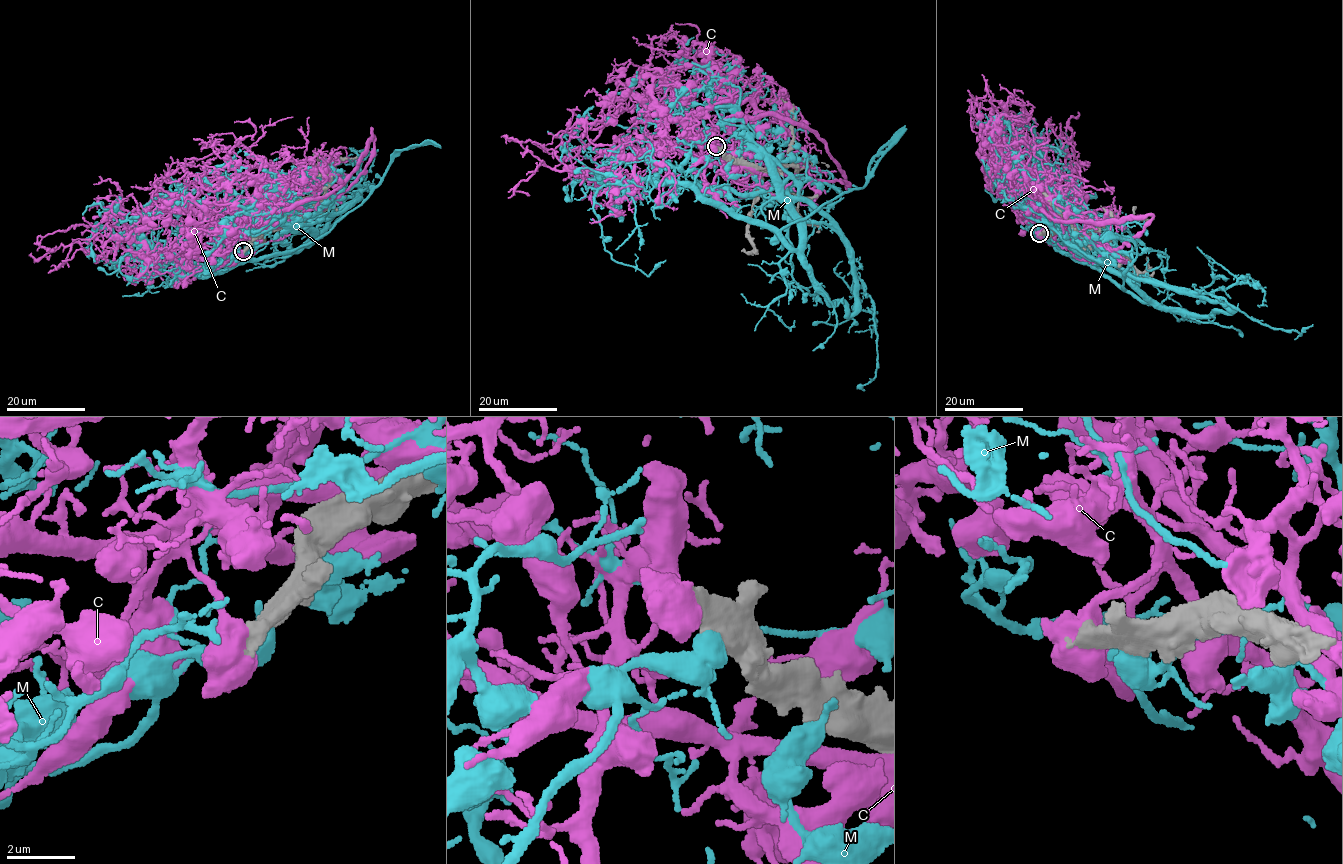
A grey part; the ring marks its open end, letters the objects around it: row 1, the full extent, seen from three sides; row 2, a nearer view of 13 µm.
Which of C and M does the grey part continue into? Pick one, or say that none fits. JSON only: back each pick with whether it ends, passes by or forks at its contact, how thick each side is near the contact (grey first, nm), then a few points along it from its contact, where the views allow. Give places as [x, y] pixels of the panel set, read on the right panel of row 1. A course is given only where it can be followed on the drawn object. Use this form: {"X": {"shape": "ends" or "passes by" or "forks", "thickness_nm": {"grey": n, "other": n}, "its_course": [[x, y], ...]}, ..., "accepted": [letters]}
{"accepted": []}

